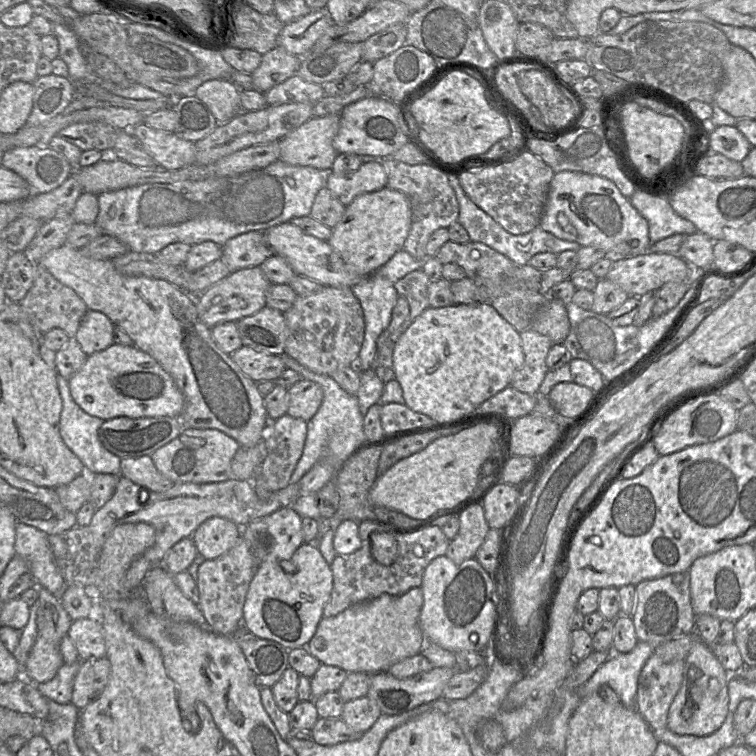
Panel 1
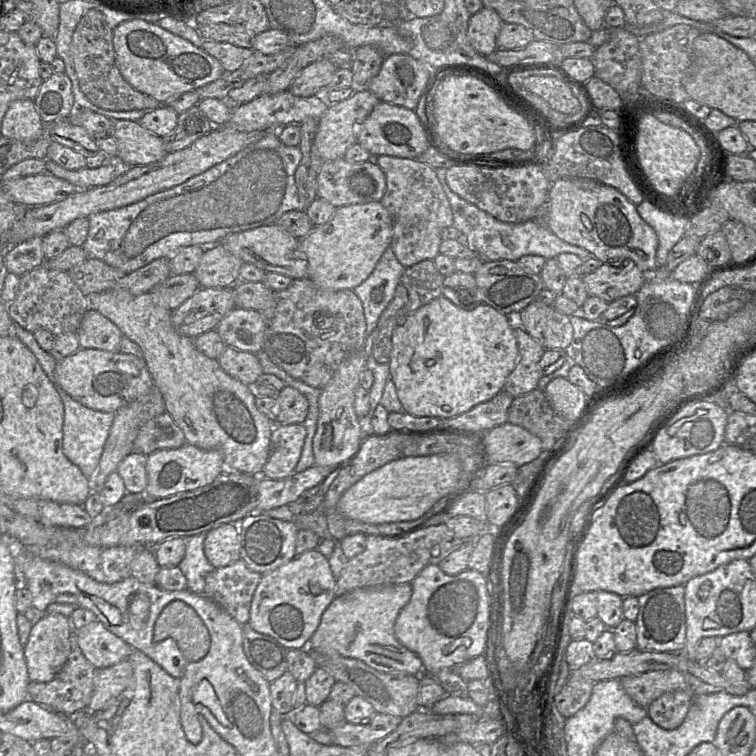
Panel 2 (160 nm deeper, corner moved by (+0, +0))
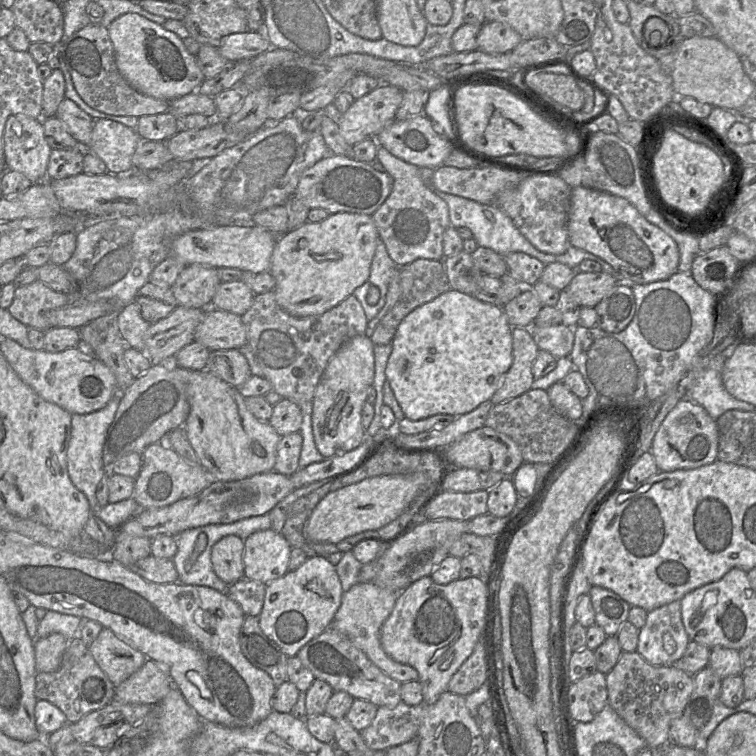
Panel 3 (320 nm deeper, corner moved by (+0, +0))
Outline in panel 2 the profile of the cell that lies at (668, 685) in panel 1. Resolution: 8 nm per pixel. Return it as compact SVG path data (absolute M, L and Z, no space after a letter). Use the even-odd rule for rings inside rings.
M688 687L685 690L664 693L647 707L648 717L663 729L676 729L687 716L691 697Z

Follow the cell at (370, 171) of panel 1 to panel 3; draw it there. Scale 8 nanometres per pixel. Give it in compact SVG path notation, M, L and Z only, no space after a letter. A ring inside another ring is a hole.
M329 153L301 174L293 196L309 209L321 208L329 214L350 212L372 216L391 193L392 186L392 177L375 170L370 163Z

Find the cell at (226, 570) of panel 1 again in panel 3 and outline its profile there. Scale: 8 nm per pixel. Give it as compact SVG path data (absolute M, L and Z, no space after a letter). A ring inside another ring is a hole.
M243 577L229 585L226 593L237 602L246 616L258 617L261 613L266 584Z

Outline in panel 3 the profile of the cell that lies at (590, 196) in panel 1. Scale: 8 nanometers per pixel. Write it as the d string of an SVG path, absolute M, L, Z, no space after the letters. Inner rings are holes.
M573 187L567 229L570 245L607 262L617 272L619 282L648 284L666 280L678 272L680 254L677 244L622 197L595 189Z

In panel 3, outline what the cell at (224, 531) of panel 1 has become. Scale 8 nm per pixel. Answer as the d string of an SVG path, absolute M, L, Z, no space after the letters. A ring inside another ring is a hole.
M228 535L214 544L211 562L215 574L228 585L244 577L244 540L236 535Z

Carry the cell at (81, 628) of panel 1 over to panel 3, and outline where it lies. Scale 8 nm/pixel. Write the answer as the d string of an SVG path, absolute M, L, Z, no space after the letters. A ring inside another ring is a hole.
M104 627L88 648L115 687L138 671L147 660L142 652Z

